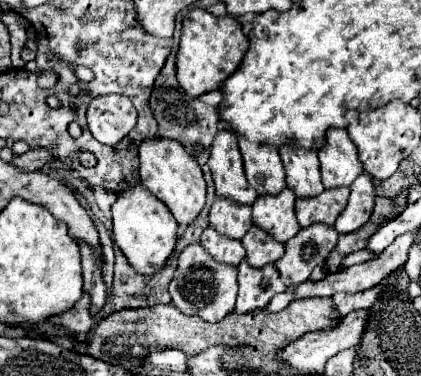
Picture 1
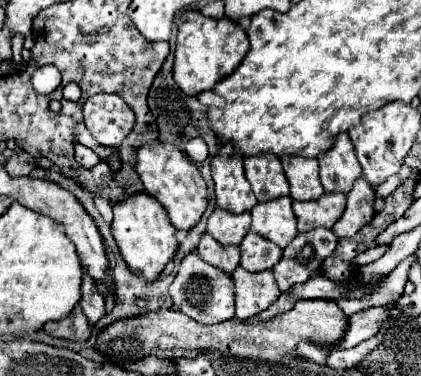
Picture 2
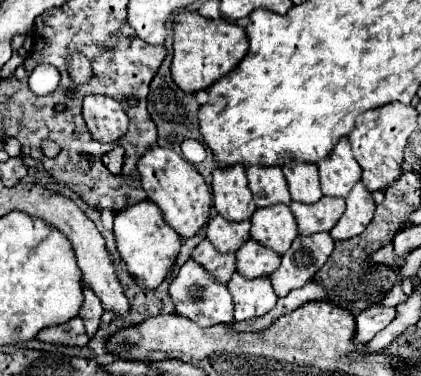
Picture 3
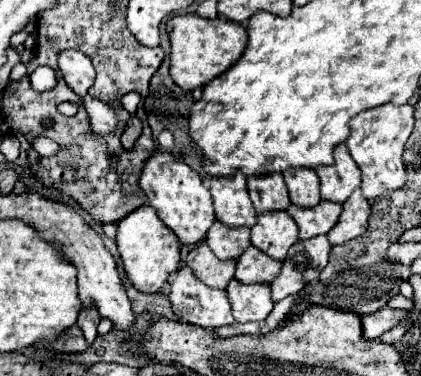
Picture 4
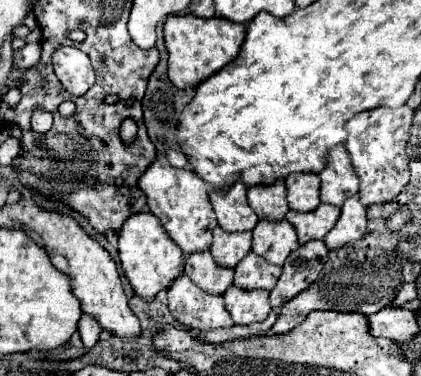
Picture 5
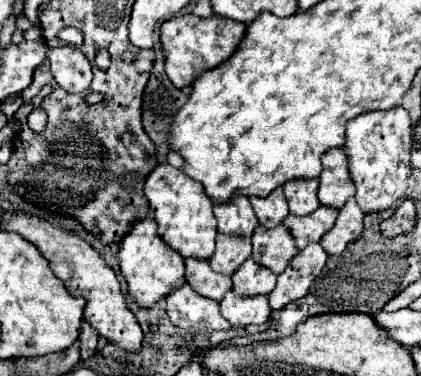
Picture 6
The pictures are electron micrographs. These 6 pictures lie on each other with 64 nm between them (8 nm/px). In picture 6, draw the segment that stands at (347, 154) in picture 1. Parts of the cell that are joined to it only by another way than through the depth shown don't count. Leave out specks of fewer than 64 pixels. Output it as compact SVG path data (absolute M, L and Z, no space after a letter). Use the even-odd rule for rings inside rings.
M332 148L322 156L322 174L318 200L324 206L342 208L354 196L354 184L348 174L348 164L342 148Z

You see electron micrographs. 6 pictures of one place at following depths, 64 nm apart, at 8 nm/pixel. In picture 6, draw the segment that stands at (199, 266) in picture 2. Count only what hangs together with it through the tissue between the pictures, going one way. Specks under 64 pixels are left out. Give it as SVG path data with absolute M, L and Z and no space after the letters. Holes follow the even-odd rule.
M188 284L180 286L166 298L168 318L174 326L198 334L198 332L214 332L214 330L230 330L232 326L220 314L218 302L198 296L192 292Z

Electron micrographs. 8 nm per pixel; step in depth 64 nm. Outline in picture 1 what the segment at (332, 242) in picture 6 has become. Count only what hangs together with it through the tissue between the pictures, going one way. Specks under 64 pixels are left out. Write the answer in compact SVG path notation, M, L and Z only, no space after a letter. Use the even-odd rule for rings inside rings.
M362 172L350 186L348 206L334 224L336 232L350 234L354 230L358 230L360 226L364 226L370 220L370 214L374 208L374 198L376 198L376 192L374 192L374 184L372 184L372 176Z

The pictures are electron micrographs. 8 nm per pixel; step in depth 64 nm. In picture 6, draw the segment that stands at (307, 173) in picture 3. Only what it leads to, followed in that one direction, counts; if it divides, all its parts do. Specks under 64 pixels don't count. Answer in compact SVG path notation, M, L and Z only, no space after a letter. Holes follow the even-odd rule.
M292 180L284 184L284 194L290 206L290 214L294 216L308 216L312 210L320 206L318 198L318 180Z

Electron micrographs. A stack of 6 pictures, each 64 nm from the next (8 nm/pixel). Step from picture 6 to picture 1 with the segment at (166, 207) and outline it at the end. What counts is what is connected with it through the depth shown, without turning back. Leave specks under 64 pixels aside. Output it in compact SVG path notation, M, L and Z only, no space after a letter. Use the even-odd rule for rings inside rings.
M156 138L144 140L138 146L138 158L140 158L138 174L142 186L148 188L158 200L162 200L168 206L178 224L188 226L192 220L196 220L196 216L202 212L206 204L206 182L194 156L190 156L188 150L176 140Z

